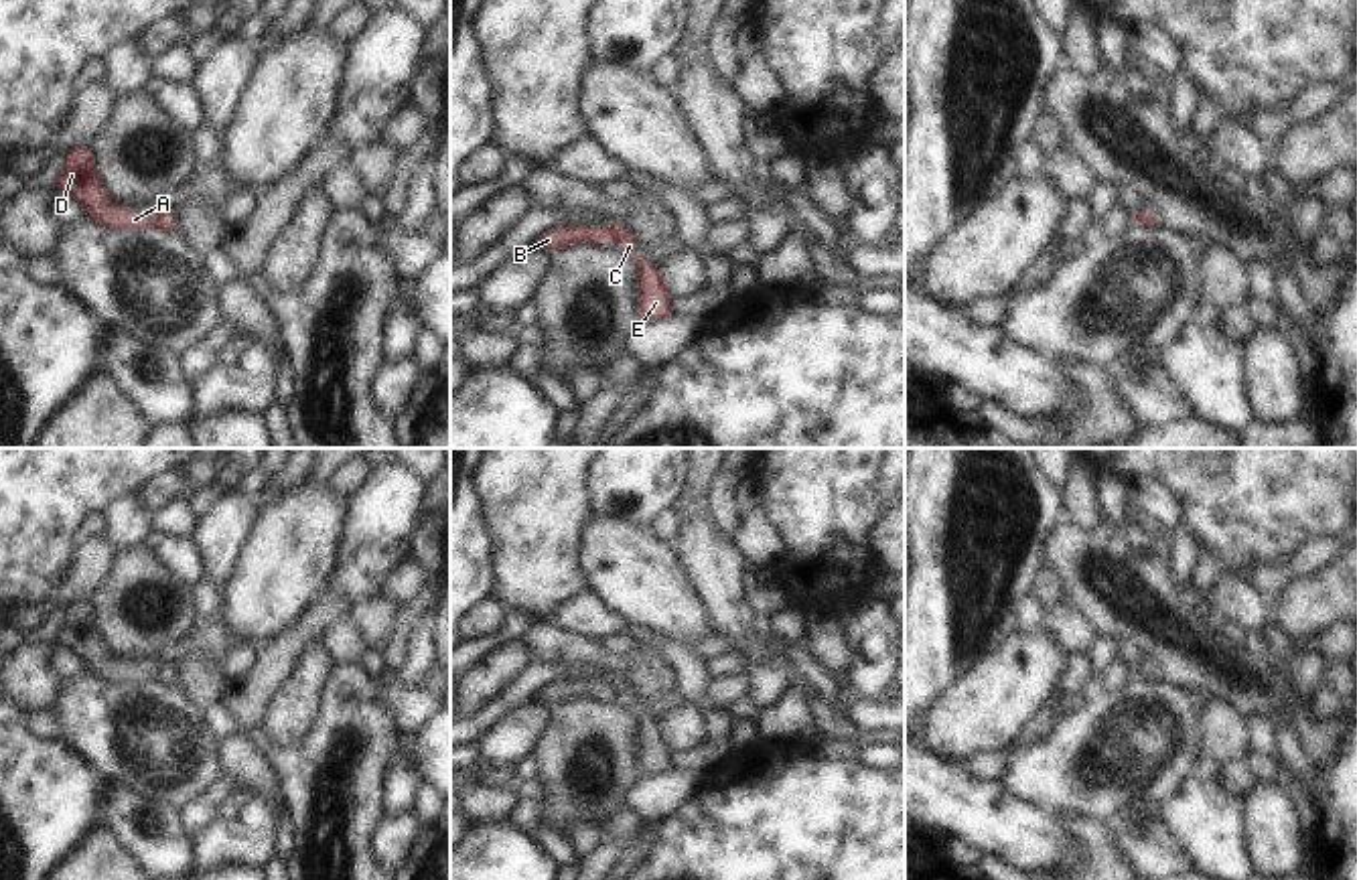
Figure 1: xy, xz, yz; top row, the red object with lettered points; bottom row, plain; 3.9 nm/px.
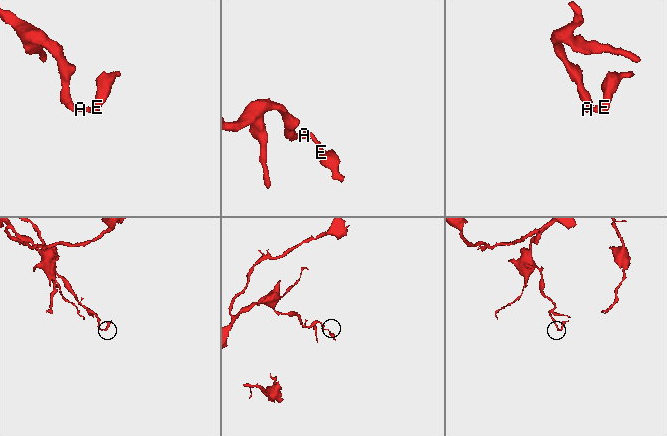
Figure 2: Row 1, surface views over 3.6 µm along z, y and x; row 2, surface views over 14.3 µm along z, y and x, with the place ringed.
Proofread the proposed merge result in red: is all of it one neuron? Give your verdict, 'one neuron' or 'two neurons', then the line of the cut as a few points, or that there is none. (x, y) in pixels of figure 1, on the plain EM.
two neurons | xy (157, 666), (153, 678)

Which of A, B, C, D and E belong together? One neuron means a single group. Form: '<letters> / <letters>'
A B D / C E

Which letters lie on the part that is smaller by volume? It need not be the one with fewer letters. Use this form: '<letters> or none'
C, E

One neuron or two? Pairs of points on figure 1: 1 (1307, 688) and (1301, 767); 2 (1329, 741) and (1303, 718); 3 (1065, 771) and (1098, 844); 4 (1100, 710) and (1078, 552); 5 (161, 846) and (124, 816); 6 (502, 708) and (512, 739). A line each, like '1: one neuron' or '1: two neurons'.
1: one neuron
2: one neuron
3: two neurons
4: two neurons
5: one neuron
6: two neurons

